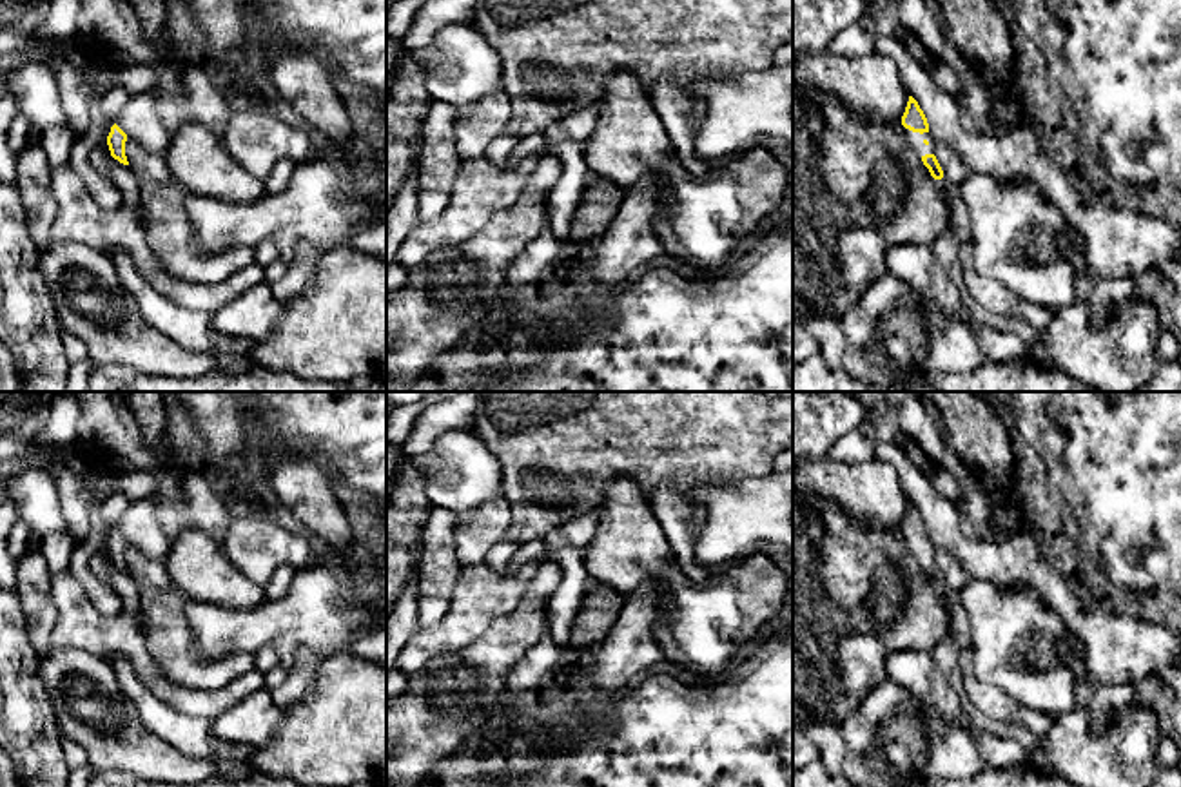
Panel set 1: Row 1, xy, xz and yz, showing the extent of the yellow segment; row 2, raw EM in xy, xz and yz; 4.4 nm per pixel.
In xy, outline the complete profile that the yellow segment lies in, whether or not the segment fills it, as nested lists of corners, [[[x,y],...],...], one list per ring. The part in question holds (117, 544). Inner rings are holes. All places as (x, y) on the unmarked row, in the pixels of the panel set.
[[[114,530],[107,542],[111,562],[118,566],[120,569],[129,571],[125,562],[125,548],[127,548],[127,540]]]

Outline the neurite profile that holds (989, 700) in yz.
[[[971,647],[960,655],[960,676],[963,689],[981,714],[1023,727],[1038,738],[1043,738],[1052,727],[1054,718],[1039,711],[1032,711],[1005,695],[1001,689],[978,680],[974,675]]]

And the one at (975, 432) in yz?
[[[922,392],[943,417],[943,433],[960,461],[1000,491],[1016,488],[1016,462],[1007,428],[978,392]]]

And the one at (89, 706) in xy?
[[[53,649],[40,658],[38,676],[62,738],[80,743],[96,772],[118,771],[169,783],[200,783],[214,776],[212,760],[190,758],[145,729],[107,658]]]

